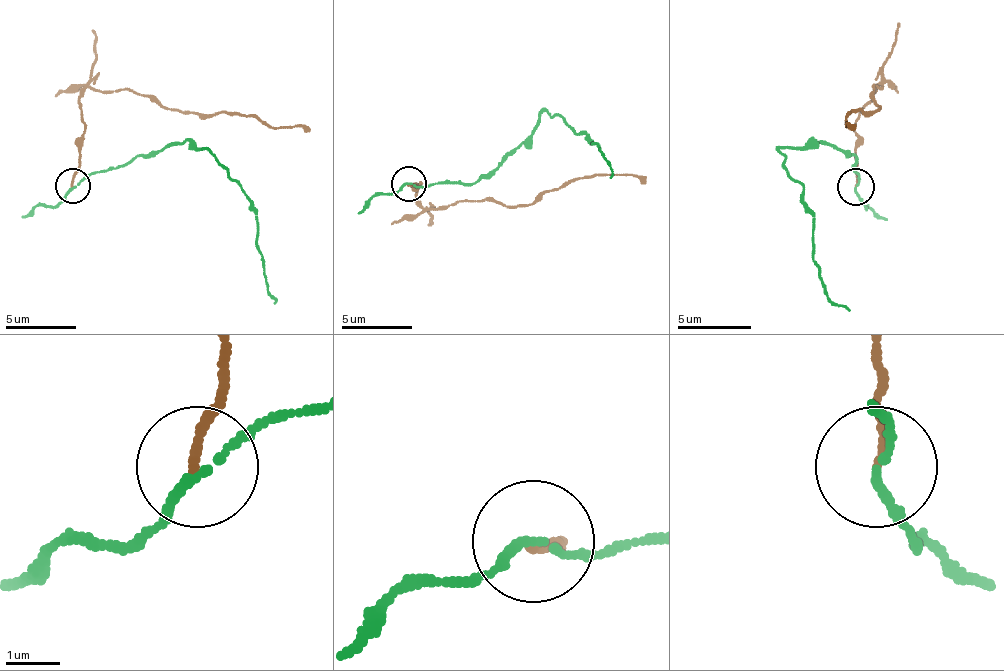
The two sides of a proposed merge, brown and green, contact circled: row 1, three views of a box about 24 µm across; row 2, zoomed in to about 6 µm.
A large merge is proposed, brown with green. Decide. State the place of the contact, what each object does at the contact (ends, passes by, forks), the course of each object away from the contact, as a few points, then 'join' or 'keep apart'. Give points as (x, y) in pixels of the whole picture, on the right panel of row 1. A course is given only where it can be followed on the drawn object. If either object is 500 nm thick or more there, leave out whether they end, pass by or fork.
at (855, 187); brown ends there; green passes by; brown runs (856, 186), (856, 119), (878, 83), (878, 108), (860, 108), (845, 119), (845, 127), (856, 131); green runs (856, 186), (856, 156), (819, 142), (778, 149), (804, 190), (812, 260), (823, 289), (849, 311); keep apart

